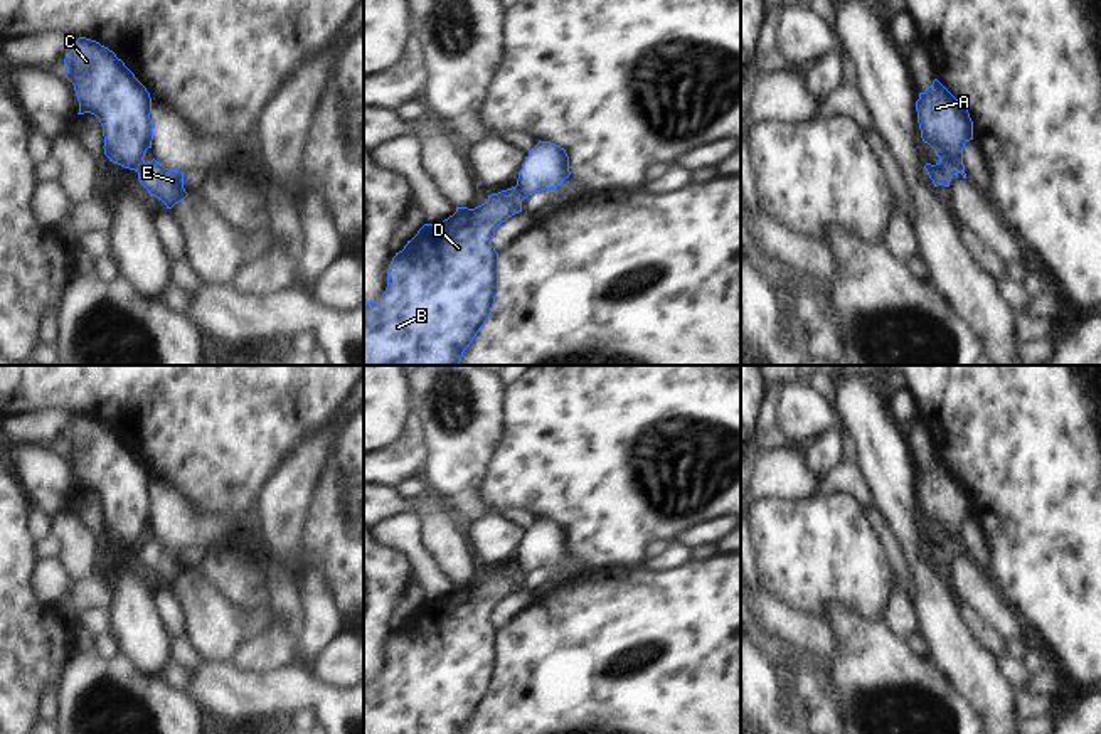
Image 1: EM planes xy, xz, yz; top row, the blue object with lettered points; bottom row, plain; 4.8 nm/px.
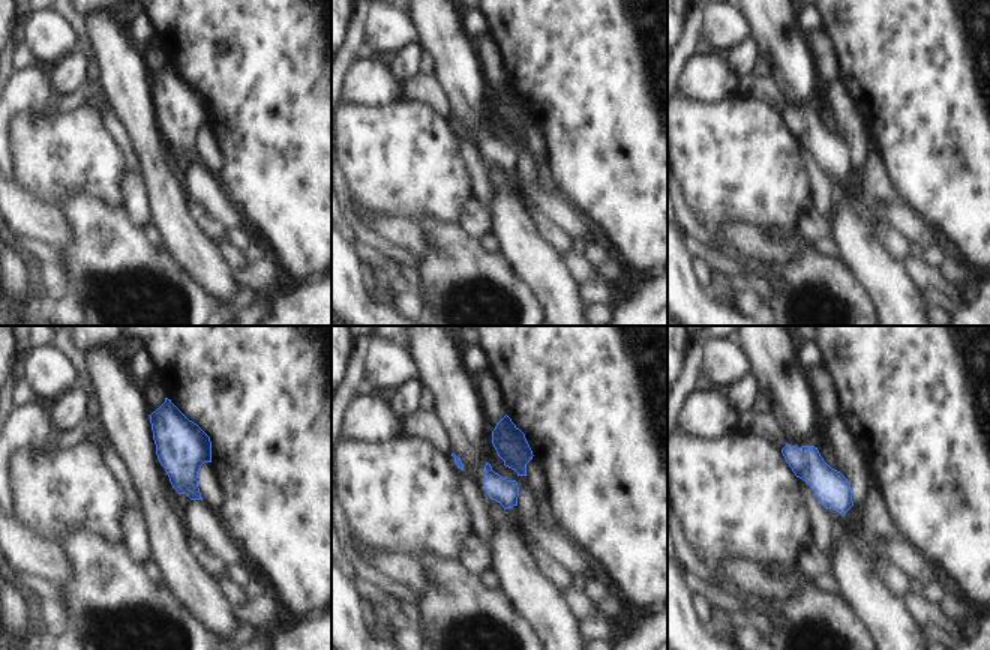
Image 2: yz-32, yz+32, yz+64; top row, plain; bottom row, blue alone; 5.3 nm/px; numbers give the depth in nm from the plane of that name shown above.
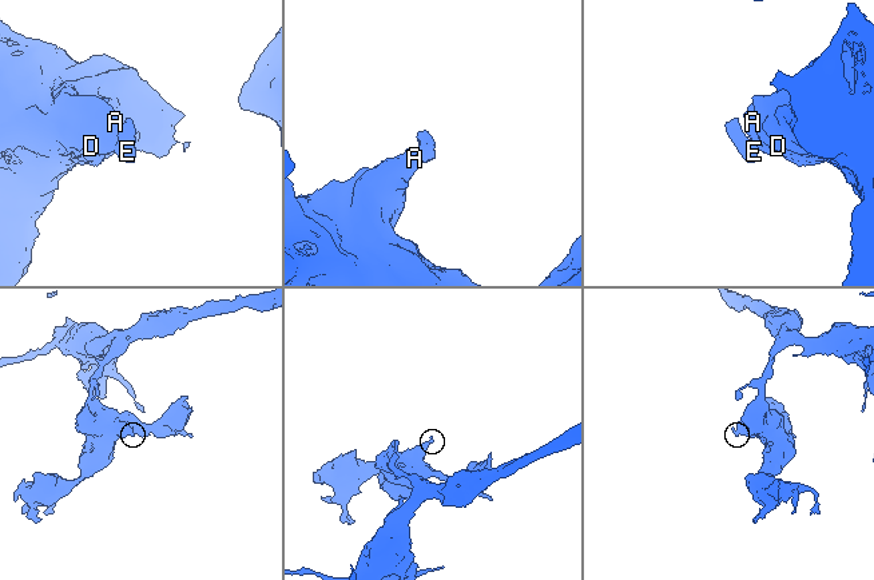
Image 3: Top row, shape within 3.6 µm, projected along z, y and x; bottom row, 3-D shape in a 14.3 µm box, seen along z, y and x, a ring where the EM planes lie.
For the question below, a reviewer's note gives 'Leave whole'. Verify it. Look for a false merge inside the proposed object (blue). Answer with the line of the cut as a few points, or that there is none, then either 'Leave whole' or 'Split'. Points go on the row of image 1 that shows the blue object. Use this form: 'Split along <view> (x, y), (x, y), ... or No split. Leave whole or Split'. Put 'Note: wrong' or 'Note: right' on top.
Note: wrong
Split along yz (936, 164), (952, 175). Split

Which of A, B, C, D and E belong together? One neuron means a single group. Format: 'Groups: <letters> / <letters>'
Groups: A B C D / E

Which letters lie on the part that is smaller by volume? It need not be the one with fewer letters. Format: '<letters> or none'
E

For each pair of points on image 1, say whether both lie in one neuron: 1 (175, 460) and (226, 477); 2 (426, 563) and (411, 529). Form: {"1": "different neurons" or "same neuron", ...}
{"1": "same neuron", "2": "same neuron"}

